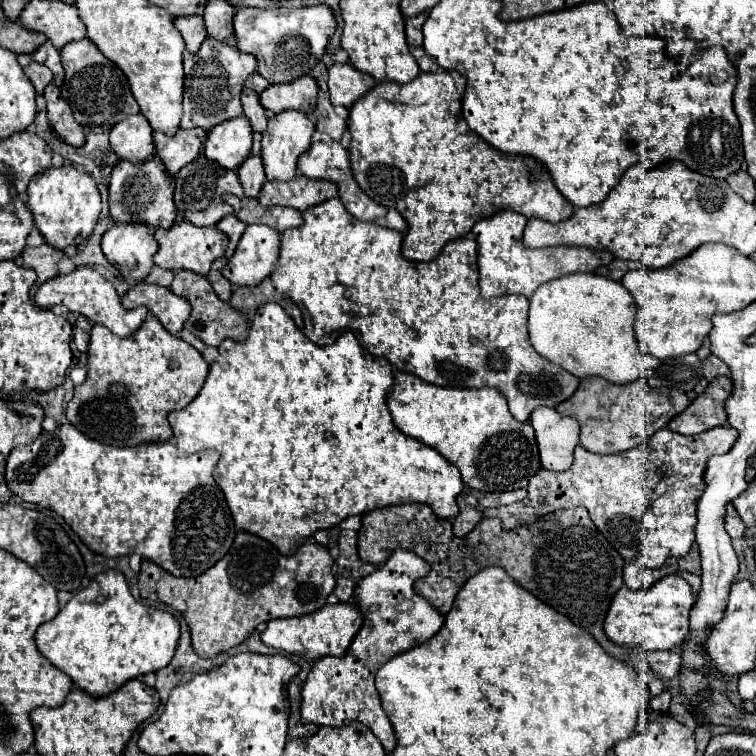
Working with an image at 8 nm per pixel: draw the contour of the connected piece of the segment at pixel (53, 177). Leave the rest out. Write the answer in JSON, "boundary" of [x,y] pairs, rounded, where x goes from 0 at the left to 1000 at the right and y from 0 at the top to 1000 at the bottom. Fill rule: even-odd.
{"boundary":[[[99,220],[62,222],[38,241],[36,275],[44,283],[46,299],[60,312],[62,323],[67,323],[75,331],[83,331],[89,325],[104,325],[120,312],[131,291],[134,259],[126,238],[104,228]]]}

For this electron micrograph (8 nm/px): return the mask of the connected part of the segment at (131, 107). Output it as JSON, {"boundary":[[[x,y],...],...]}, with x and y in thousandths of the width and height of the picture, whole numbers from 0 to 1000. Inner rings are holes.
{"boundary":[[[110,50],[83,61],[81,85],[86,90],[86,108],[81,114],[81,127],[94,140],[99,159],[110,164],[118,175],[142,177],[155,161],[184,148],[184,140],[173,124],[165,98],[147,79],[142,79],[120,53]]]}

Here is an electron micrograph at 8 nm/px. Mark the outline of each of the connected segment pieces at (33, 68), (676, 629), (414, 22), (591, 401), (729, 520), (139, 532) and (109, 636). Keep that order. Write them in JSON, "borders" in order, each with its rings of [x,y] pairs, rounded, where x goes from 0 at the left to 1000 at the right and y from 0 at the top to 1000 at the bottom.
{"borders":[[[[28,71],[28,74],[22,74],[22,79],[25,79],[25,85],[28,85],[33,101],[41,106],[41,111],[44,111],[46,119],[49,119],[49,124],[54,127],[57,119],[60,119],[60,114],[70,106],[67,93],[65,93],[62,87],[57,87],[57,85],[49,85],[41,71]]],[[[896,759],[880,762],[858,780],[832,780],[824,775],[806,802],[800,817],[800,839],[819,854],[837,857],[851,854],[853,860],[890,860],[898,857],[911,836],[911,810],[919,799],[914,775]]],[[[557,16],[554,21],[536,26],[536,40],[538,40],[541,61],[557,61],[560,58],[560,32],[562,32],[565,21],[567,21],[567,16]]],[[[774,500],[769,503],[763,519],[737,537],[737,545],[766,558],[771,593],[787,601],[819,601],[856,585],[909,537],[911,526],[906,519],[861,513],[853,500],[843,500],[832,508],[808,508],[798,500]]],[[[962,667],[962,675],[959,675],[959,698],[962,698],[962,706],[967,712],[978,712],[983,709],[983,701],[985,701],[985,693],[983,688],[978,685],[975,675],[970,667]]],[[[91,558],[70,571],[57,571],[44,587],[22,590],[7,619],[12,648],[30,664],[49,667],[75,677],[112,722],[142,738],[184,733],[221,754],[229,762],[263,762],[284,749],[311,714],[311,696],[298,656],[282,635],[290,598],[269,595],[261,601],[239,601],[226,585],[197,585],[179,593],[139,590],[107,574]]],[[[152,754],[128,759],[123,770],[104,786],[99,786],[67,823],[54,825],[46,836],[46,852],[52,862],[73,884],[86,889],[104,913],[115,915],[123,923],[144,921],[147,915],[155,915],[155,910],[160,910],[168,899],[218,884],[231,865],[234,847],[237,847],[237,823],[224,810],[197,804],[181,796],[171,783],[165,762]]]]}

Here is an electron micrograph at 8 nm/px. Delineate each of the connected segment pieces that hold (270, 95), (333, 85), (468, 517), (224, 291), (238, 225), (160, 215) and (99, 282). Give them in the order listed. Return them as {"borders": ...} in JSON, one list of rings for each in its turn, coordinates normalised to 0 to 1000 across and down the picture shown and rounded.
{"borders":[[[[398,101],[385,111],[358,111],[345,122],[345,138],[351,146],[369,151],[377,146],[396,146],[411,151],[419,135],[419,108],[414,101]]],[[[440,85],[435,90],[435,124],[440,140],[456,140],[464,143],[485,119],[496,114],[496,106],[475,93],[470,93],[464,85]]],[[[615,643],[612,651],[604,656],[607,683],[599,688],[599,704],[602,704],[602,709],[620,706],[631,696],[631,690],[636,688],[636,680],[639,680],[642,672],[679,667],[679,664],[692,661],[694,656],[697,656],[694,648],[644,653],[644,651],[631,651],[631,648],[623,648],[620,643]]],[[[290,341],[290,344],[284,344],[282,352],[279,352],[279,357],[276,357],[276,362],[274,362],[274,370],[279,373],[279,378],[282,378],[284,389],[290,392],[290,397],[303,399],[308,381],[306,381],[306,373],[303,373],[300,368],[295,368],[295,362],[292,362],[292,357],[295,357],[298,349],[300,349],[300,341]]],[[[306,283],[306,286],[295,288],[295,291],[287,296],[287,304],[292,304],[295,310],[303,312],[303,325],[300,325],[300,333],[298,333],[298,339],[303,341],[303,339],[311,333],[311,325],[313,325],[316,315],[319,315],[319,310],[321,310],[321,304],[324,304],[324,296],[321,296],[319,291],[313,291],[313,286]]],[[[208,206],[197,209],[189,217],[173,217],[157,212],[147,228],[144,238],[144,275],[152,294],[168,296],[194,296],[197,302],[226,302],[231,294],[229,275],[229,233],[218,228],[218,220]]],[[[115,352],[112,354],[102,354],[99,360],[86,362],[86,365],[73,365],[70,370],[54,376],[49,389],[46,389],[46,399],[54,407],[60,407],[60,410],[81,402],[91,413],[102,413],[102,415],[112,418],[118,426],[134,429],[134,431],[149,437],[160,447],[173,444],[189,429],[189,423],[194,418],[194,407],[192,405],[184,405],[184,407],[176,407],[176,410],[163,407],[160,394],[155,392],[149,376],[144,370],[139,370],[128,357],[115,354]]]]}

